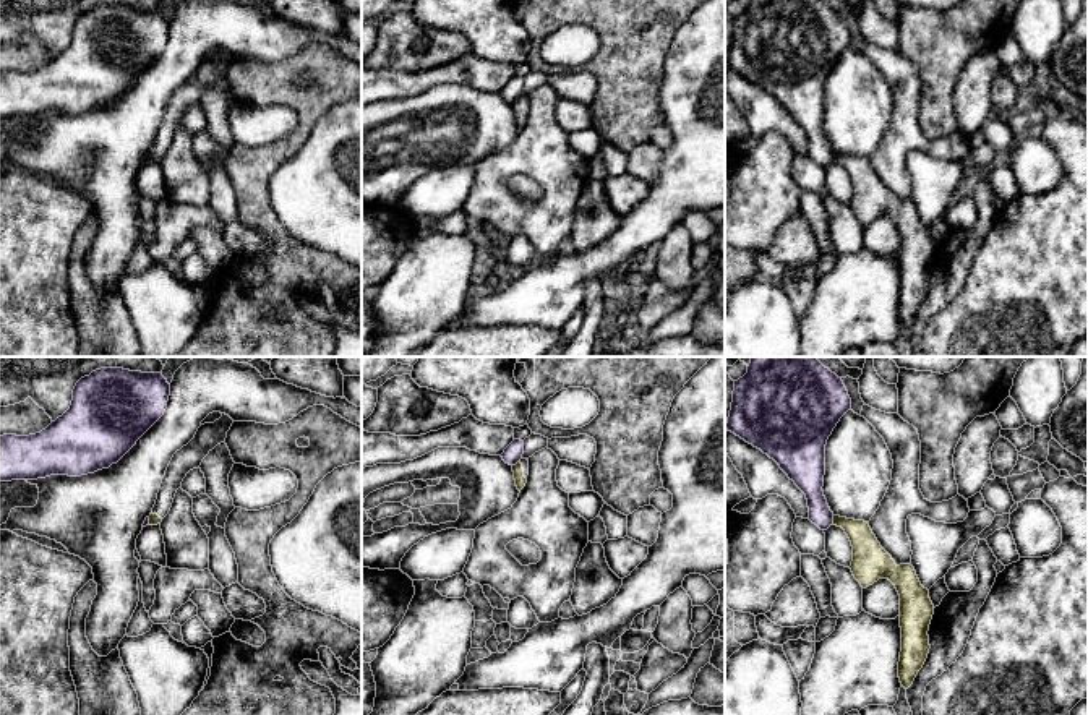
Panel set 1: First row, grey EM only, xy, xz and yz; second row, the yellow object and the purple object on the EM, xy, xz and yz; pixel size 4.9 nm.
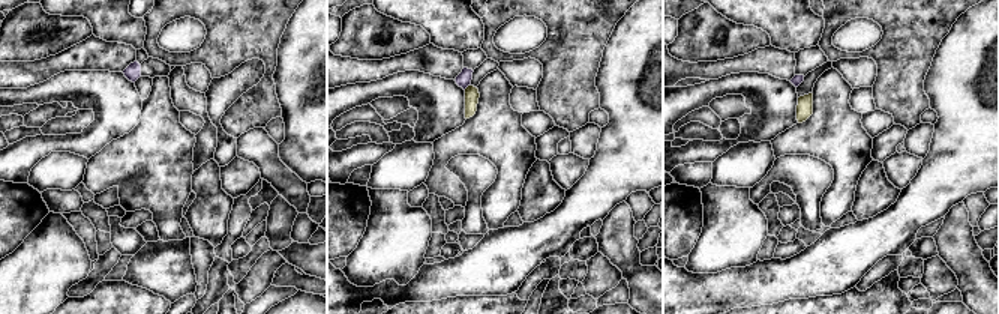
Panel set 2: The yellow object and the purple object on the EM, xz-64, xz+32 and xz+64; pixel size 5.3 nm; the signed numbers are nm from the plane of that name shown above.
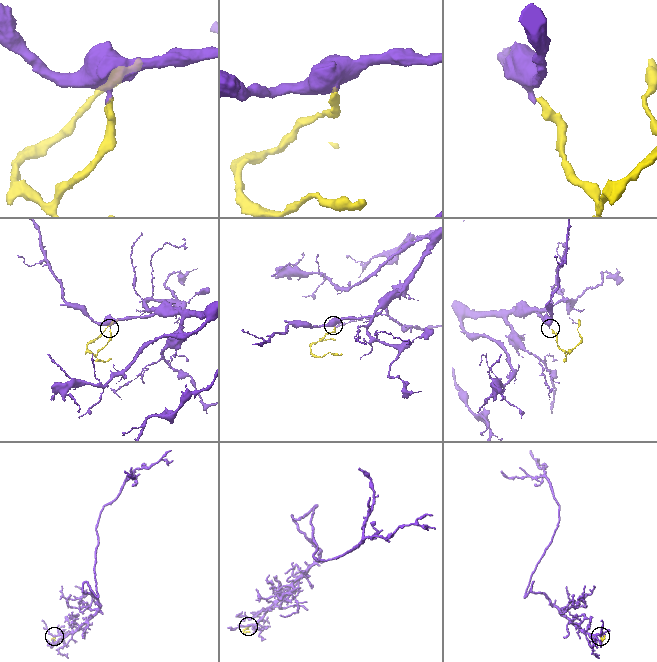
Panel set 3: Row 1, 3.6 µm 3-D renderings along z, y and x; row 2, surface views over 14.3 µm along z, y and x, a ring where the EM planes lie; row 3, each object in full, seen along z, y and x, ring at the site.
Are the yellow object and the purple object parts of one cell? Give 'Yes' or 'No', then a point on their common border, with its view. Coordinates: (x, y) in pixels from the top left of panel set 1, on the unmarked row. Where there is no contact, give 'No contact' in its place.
No. Touches yellow at yz (834, 158)

